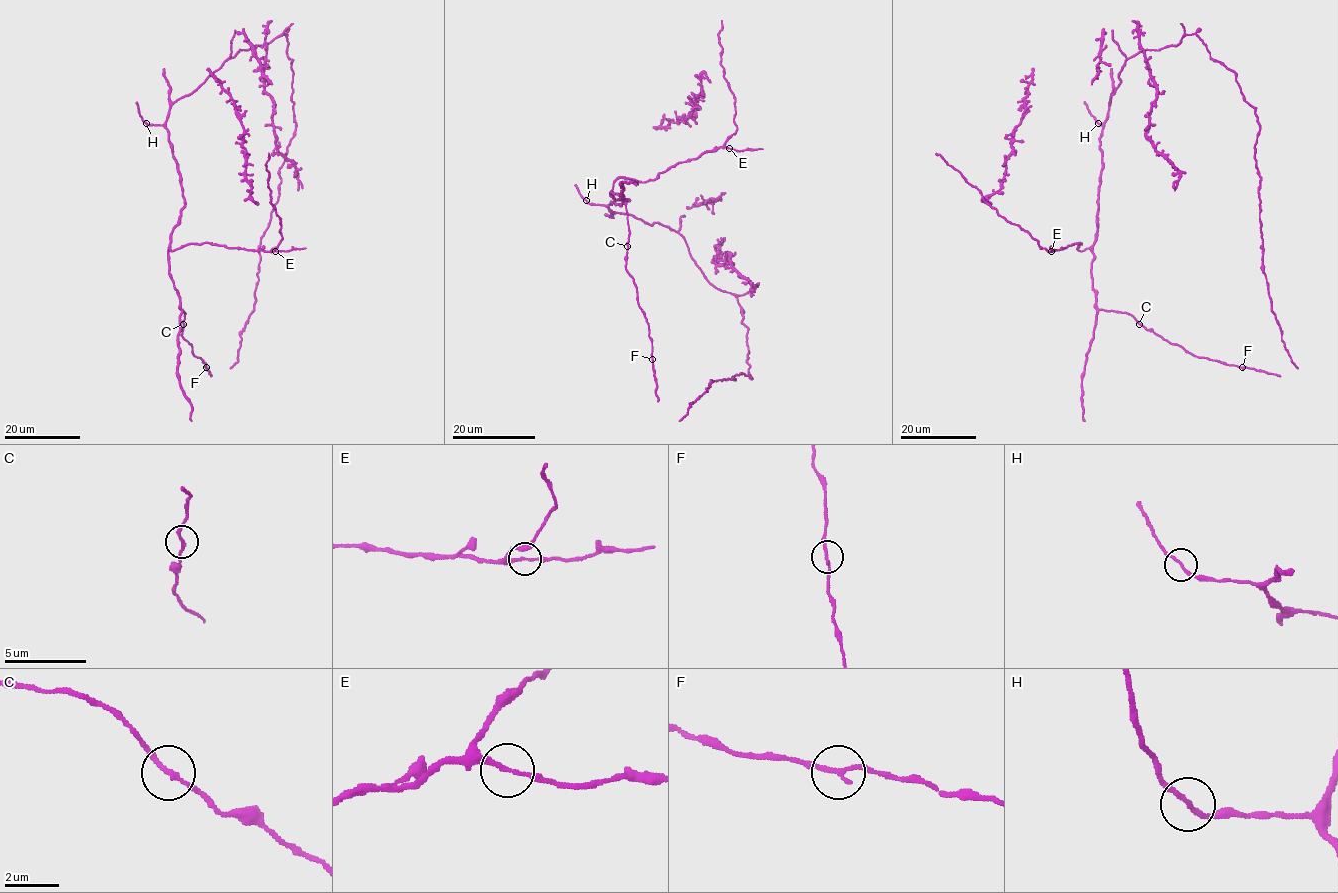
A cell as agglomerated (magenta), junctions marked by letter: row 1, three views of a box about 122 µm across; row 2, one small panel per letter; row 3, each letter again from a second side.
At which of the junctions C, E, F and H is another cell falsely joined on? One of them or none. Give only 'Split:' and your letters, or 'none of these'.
Split: none of these

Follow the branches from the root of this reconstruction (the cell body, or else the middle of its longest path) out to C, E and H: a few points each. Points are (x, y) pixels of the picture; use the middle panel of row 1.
C: (623, 214), (613, 213), (608, 205), (629, 200), (616, 199), (611, 193), (626, 201), (627, 246)
E: (623, 214), (608, 207), (629, 200), (613, 197), (618, 178), (647, 181), (704, 152), (729, 148)
H: (623, 214), (586, 200)

